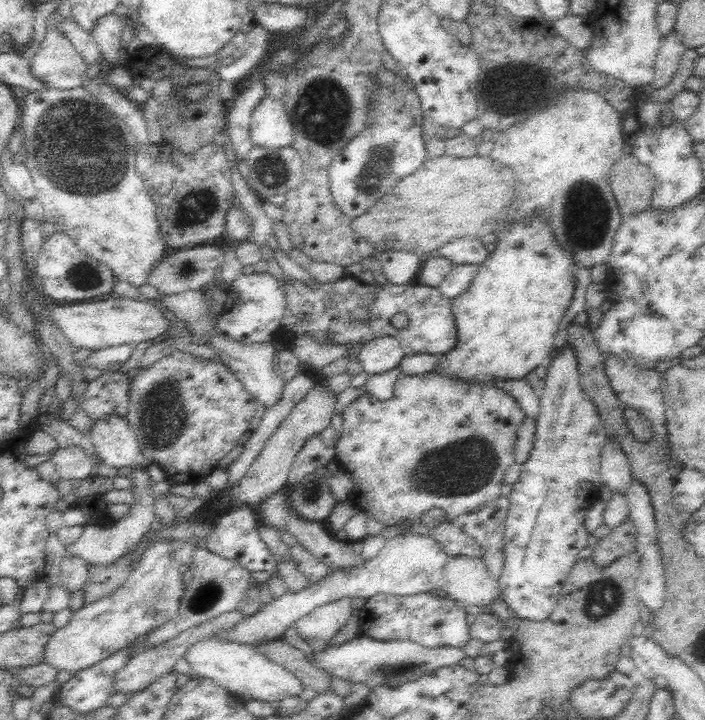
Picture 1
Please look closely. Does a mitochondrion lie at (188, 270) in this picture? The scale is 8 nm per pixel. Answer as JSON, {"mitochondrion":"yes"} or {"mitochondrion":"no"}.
{"mitochondrion":"yes"}

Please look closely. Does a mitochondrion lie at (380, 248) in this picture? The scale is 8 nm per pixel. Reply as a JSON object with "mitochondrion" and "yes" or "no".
{"mitochondrion":"no"}

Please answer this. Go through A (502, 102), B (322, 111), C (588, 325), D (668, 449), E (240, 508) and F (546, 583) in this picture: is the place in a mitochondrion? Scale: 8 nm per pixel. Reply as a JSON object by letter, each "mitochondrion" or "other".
{"A":"mitochondrion","B":"mitochondrion","C":"other","D":"other","E":"other","F":"other"}

